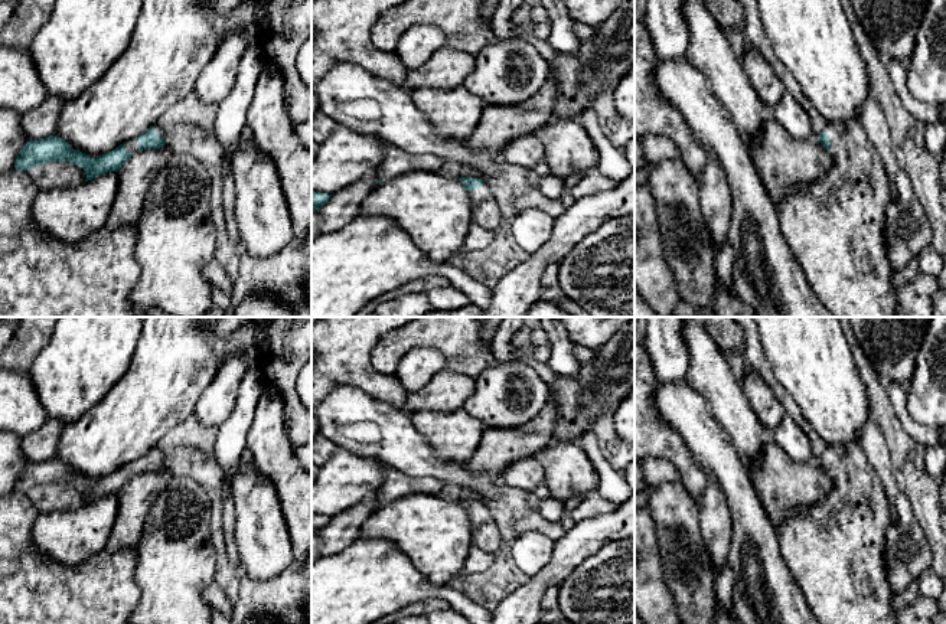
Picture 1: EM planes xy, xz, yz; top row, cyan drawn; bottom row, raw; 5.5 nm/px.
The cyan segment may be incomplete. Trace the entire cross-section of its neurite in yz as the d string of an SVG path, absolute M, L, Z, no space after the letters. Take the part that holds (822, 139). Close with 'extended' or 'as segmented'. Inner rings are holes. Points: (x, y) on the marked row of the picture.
M861 118L832 122L818 141L829 151L832 169L809 184L793 184L784 200L776 205L782 233L802 268L808 287L832 317L897 317L897 294L885 246L885 208L891 199L887 169L870 143Z; extended

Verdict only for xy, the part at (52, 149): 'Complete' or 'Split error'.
Split error

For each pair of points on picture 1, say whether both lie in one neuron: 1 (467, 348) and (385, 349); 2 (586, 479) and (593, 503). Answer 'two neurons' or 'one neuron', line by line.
1: one neuron
2: two neurons

